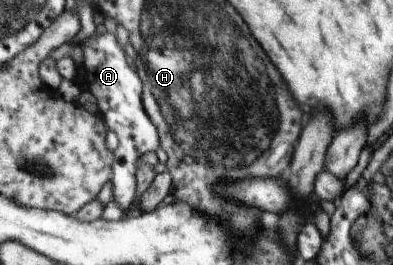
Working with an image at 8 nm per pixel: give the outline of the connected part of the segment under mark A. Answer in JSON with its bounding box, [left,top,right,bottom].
[82,31,161,215]

